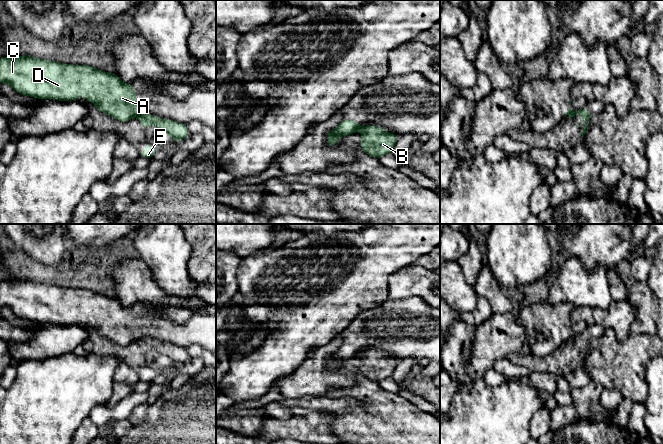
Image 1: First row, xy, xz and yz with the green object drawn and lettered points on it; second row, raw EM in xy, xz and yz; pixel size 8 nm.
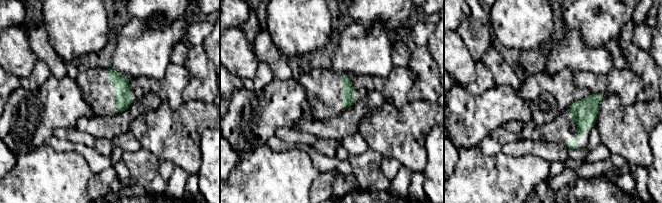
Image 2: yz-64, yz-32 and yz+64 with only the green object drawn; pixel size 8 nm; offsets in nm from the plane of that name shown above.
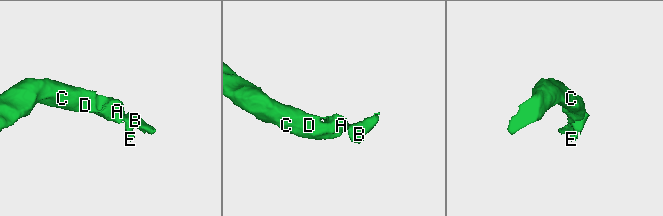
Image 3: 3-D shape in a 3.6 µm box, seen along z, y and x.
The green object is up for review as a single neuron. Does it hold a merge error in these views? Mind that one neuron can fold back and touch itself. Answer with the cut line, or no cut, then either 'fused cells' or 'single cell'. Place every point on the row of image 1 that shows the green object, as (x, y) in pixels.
cut in yz along (572, 111), (568, 115); fused cells

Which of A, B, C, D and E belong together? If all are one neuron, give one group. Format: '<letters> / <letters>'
A C D / B E

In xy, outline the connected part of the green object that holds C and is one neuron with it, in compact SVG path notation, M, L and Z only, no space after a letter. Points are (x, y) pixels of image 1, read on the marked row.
M21 55L14 58L2 56L0 57L0 84L3 83L10 85L19 94L41 100L80 101L80 93L82 92L86 97L85 102L94 102L95 109L123 123L138 115L136 91L133 88L133 84L124 83L114 72L108 73L89 65L63 64L29 55Z

